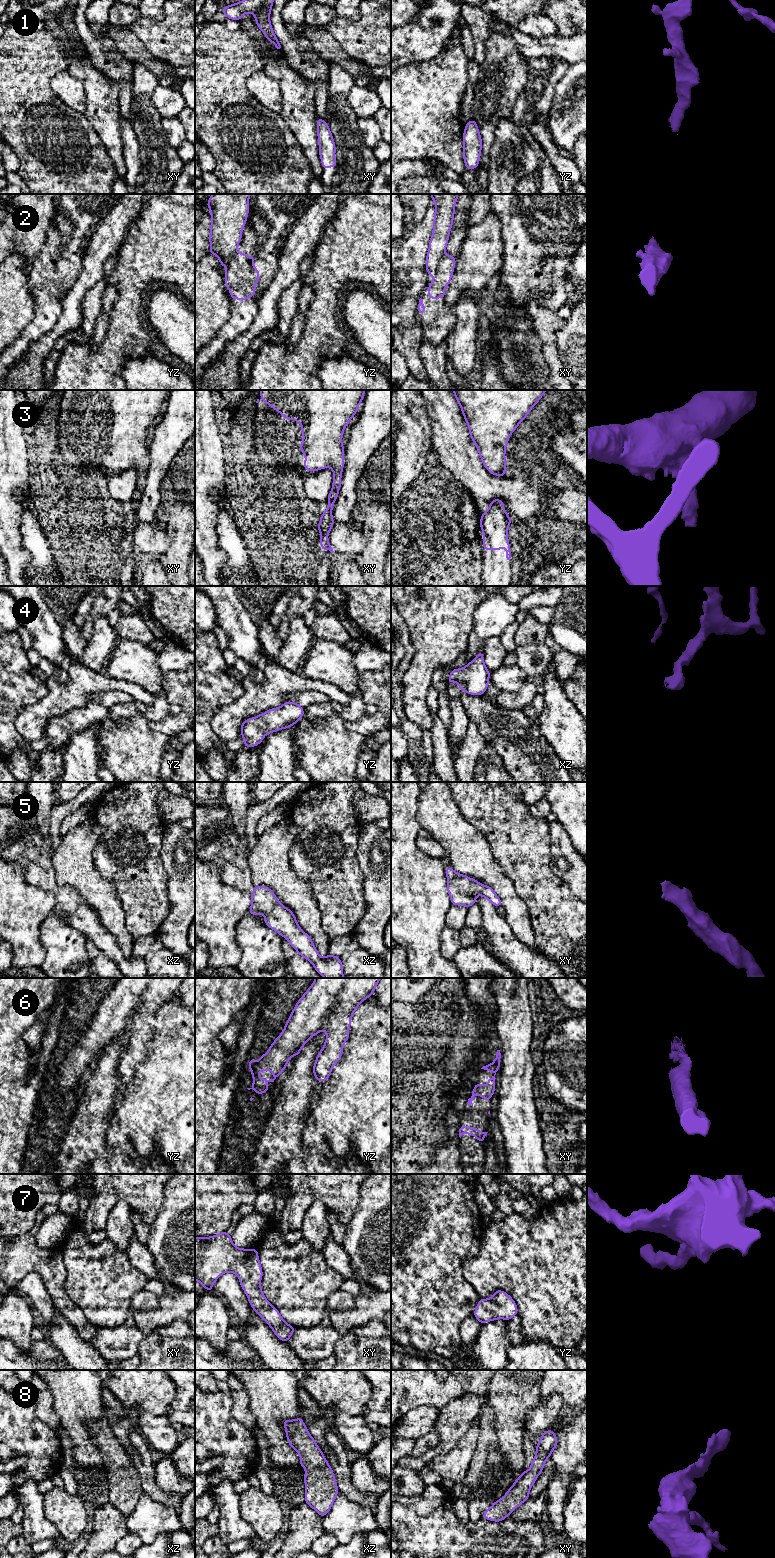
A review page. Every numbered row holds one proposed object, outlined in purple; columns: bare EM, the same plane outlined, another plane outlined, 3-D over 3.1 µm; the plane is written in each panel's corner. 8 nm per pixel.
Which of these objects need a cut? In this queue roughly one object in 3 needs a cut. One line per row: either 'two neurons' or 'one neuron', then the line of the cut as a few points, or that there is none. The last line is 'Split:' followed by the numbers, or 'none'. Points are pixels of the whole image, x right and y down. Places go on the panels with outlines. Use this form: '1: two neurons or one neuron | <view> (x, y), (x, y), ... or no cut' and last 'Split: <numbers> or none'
1: one neuron | no cut
2: two neurons | xy (444, 254), (435, 273)
3: one neuron | no cut
4: one neuron | no cut
5: one neuron | no cut
6: one neuron | no cut
7: one neuron | no cut
8: one neuron | no cut
Split: 2

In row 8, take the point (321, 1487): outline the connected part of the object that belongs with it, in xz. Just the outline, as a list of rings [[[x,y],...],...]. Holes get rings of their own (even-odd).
[[[301,1417],[284,1420],[283,1425],[289,1445],[300,1455],[299,1464],[306,1469],[305,1503],[324,1517],[339,1493],[333,1470]]]

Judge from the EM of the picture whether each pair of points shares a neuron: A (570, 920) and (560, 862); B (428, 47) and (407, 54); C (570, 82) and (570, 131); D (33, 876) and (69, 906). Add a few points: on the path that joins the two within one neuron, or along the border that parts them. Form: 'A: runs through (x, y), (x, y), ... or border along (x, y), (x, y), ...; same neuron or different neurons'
A: border along (550, 861), (550, 869), (567, 885), (576, 898); different neurons
B: runs through (423, 47), (414, 47), (412, 49); same neuron
C: runs through (572, 94), (573, 104), (571, 106), (570, 119); same neuron
D: runs through (43, 877), (62, 896); same neuron

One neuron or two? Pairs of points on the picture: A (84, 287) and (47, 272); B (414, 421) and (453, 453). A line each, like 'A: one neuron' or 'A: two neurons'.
A: two neurons
B: two neurons

